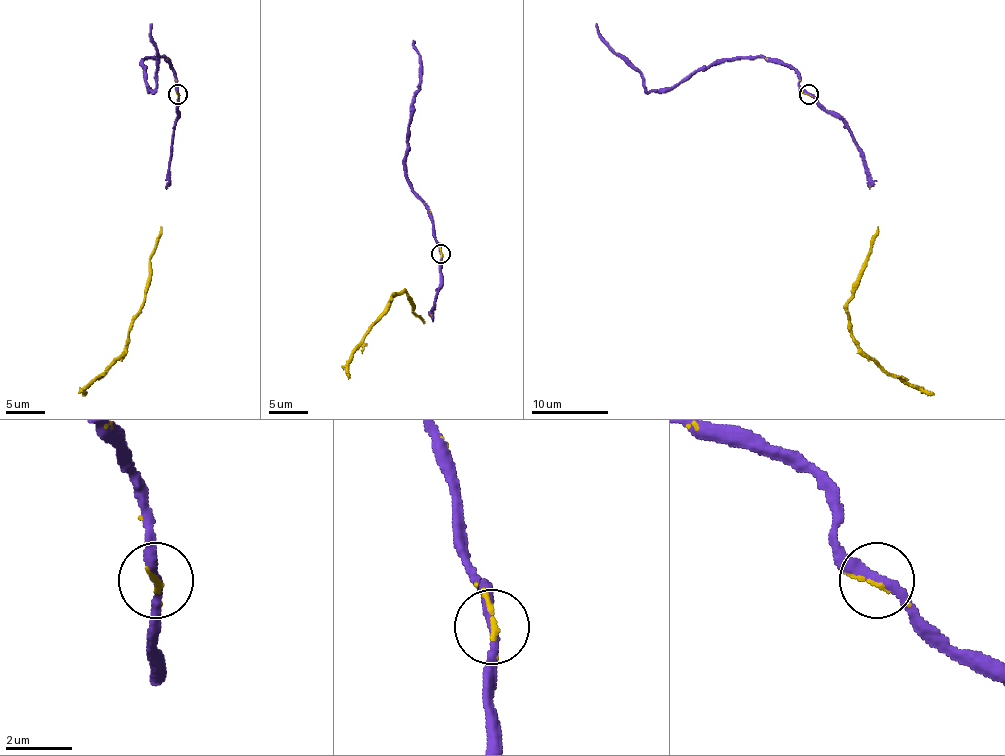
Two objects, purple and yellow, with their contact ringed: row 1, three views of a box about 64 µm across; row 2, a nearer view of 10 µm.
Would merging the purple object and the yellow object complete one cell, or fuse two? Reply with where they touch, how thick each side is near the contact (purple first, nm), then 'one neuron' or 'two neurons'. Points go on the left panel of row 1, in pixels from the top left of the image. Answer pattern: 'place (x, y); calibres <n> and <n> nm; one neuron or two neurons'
place (178, 94); calibres 280 and 110 nm; one neuron

